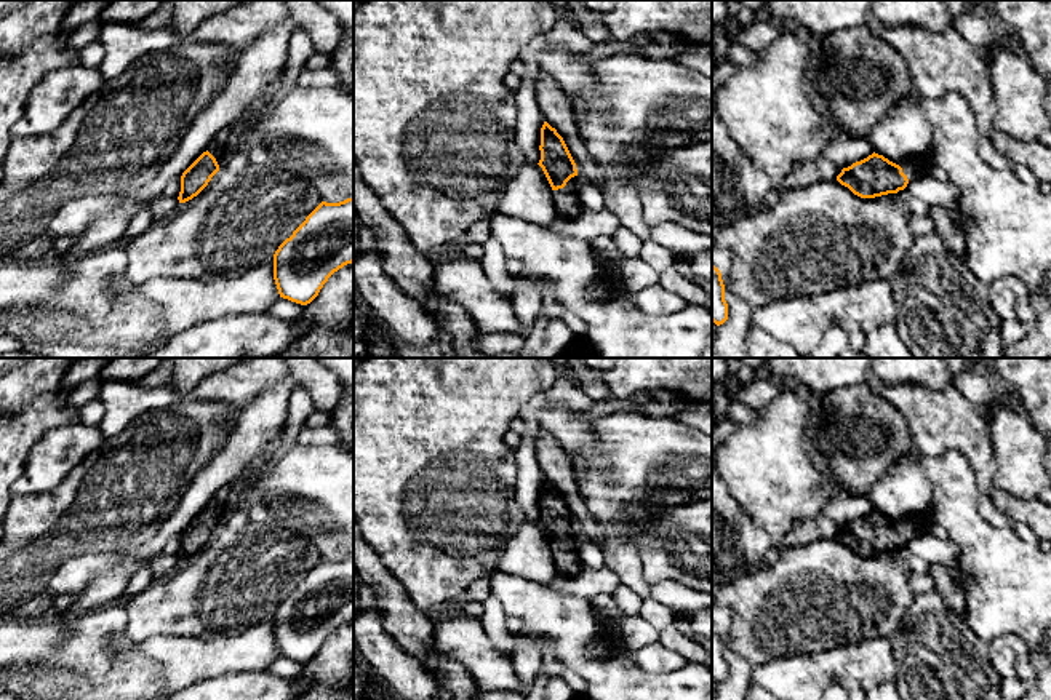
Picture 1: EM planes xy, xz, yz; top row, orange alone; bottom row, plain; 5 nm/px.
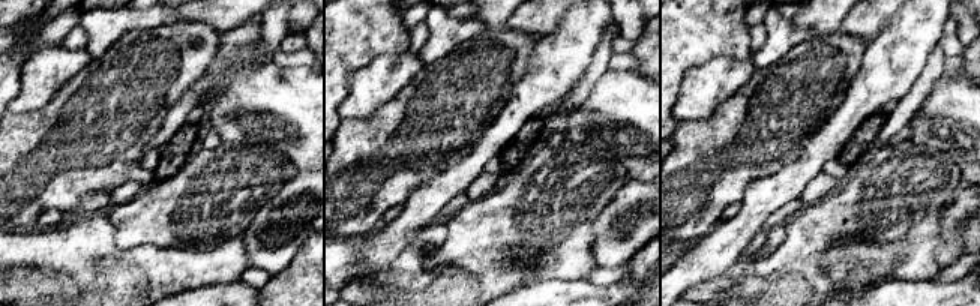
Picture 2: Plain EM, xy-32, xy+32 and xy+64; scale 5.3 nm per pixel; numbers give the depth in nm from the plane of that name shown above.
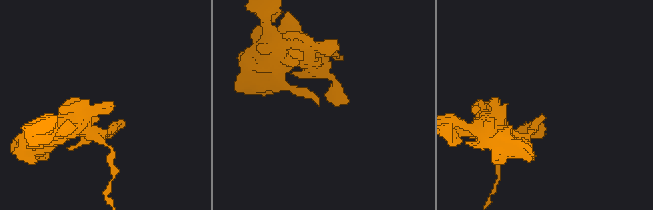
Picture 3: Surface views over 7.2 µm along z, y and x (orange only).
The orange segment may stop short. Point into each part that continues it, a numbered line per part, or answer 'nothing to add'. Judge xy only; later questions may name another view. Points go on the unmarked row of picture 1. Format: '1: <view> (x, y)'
1: xy (218, 509)

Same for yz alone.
1: yz (912, 528)

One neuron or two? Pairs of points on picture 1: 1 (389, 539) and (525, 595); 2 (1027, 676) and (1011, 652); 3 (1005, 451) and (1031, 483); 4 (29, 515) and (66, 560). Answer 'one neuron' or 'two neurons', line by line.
1: two neurons
2: one neuron
3: one neuron
4: one neuron

